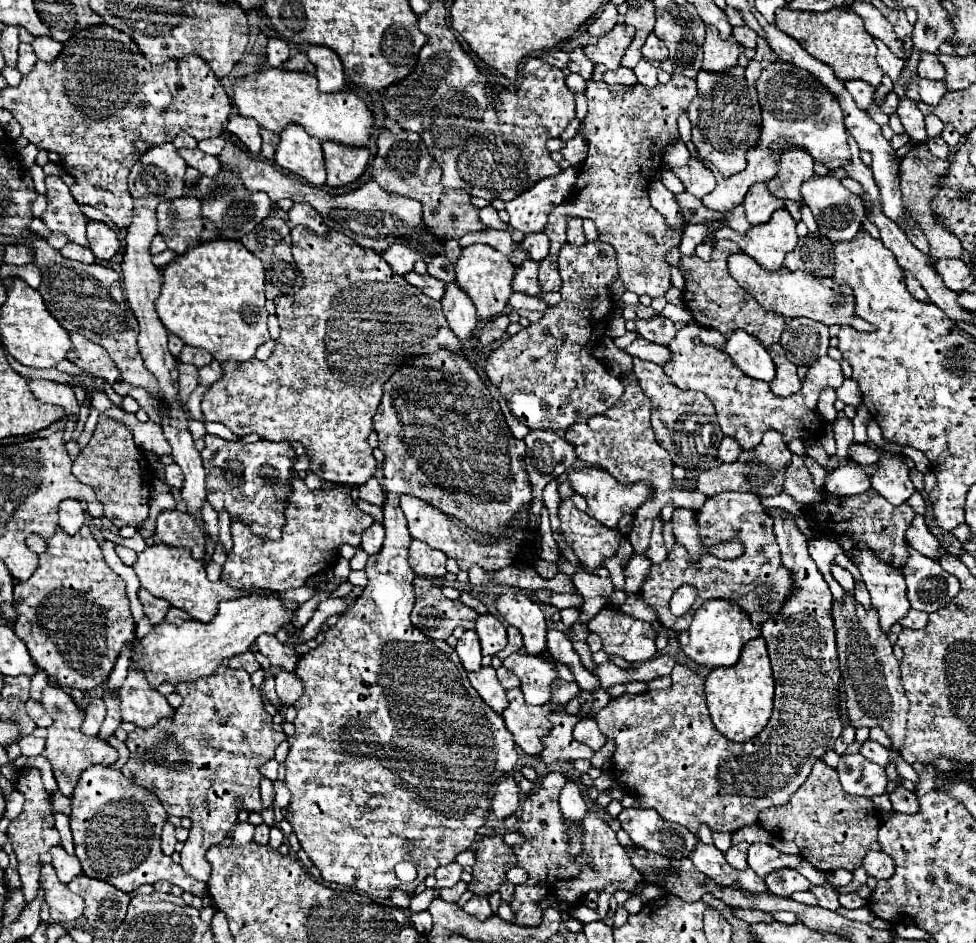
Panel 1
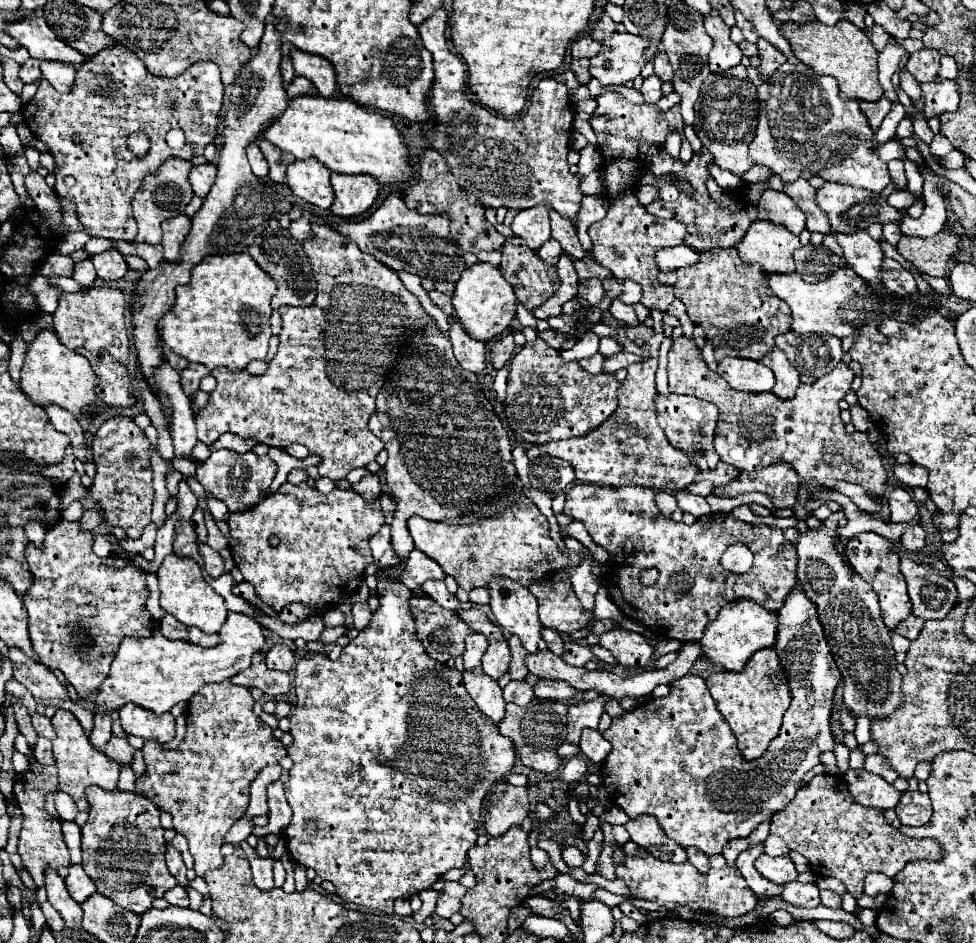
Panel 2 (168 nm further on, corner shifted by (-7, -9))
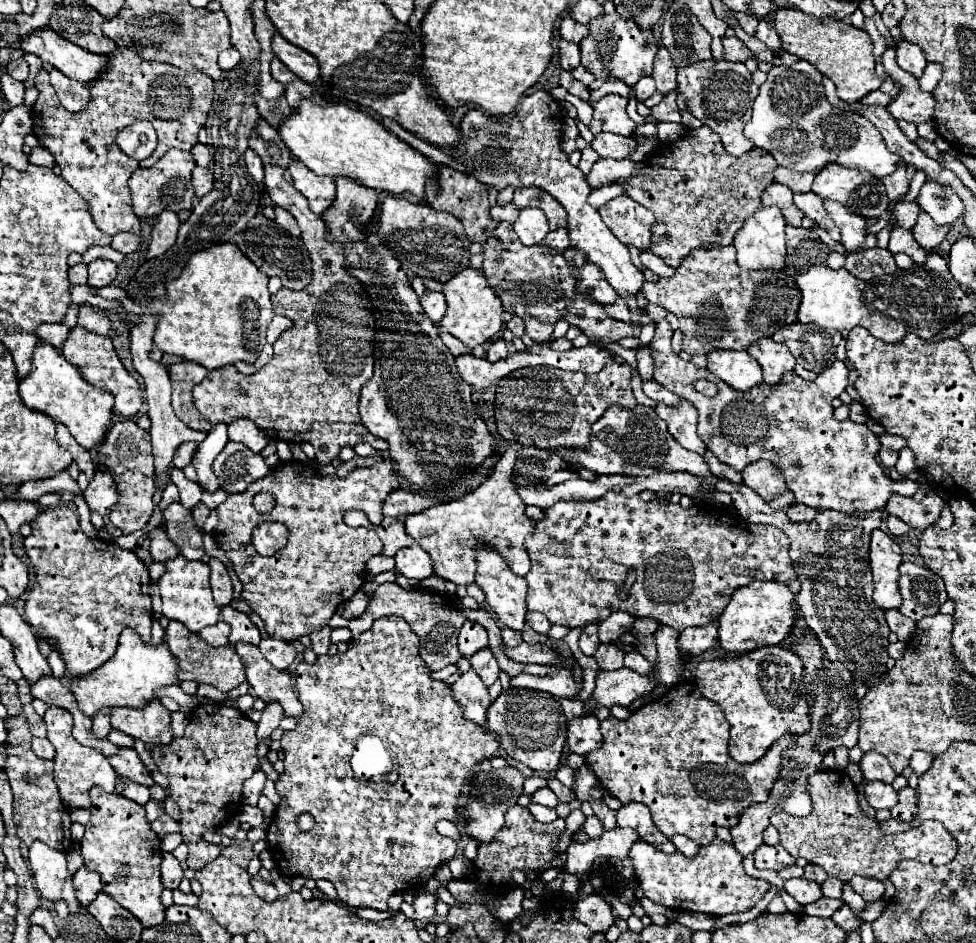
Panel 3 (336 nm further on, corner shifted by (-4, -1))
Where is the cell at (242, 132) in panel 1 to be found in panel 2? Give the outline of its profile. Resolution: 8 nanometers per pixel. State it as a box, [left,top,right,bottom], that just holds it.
[247,144,269,178]

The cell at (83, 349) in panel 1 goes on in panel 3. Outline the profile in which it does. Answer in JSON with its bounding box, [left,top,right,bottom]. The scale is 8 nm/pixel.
[62,326,142,418]

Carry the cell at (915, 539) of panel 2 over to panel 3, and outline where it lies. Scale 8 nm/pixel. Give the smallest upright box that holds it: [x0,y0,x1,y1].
[888,516,910,536]

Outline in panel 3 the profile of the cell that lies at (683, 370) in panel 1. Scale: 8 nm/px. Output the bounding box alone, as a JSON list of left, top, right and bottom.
[650,320,920,510]

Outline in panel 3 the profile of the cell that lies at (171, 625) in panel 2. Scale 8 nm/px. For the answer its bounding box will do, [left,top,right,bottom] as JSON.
[166,620,246,692]

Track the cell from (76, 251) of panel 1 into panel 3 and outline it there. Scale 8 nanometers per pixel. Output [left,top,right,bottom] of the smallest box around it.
[68,262,88,284]

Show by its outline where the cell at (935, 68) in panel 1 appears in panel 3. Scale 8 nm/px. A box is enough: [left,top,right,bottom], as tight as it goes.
[896,40,926,76]

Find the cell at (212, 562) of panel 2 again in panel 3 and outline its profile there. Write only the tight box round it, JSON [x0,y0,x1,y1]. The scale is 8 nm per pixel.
[208,558,232,606]

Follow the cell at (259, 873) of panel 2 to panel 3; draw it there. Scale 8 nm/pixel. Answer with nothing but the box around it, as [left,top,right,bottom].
[252,874,278,900]

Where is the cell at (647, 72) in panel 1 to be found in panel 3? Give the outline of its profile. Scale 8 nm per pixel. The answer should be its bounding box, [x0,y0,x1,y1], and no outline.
[634,76,656,100]

